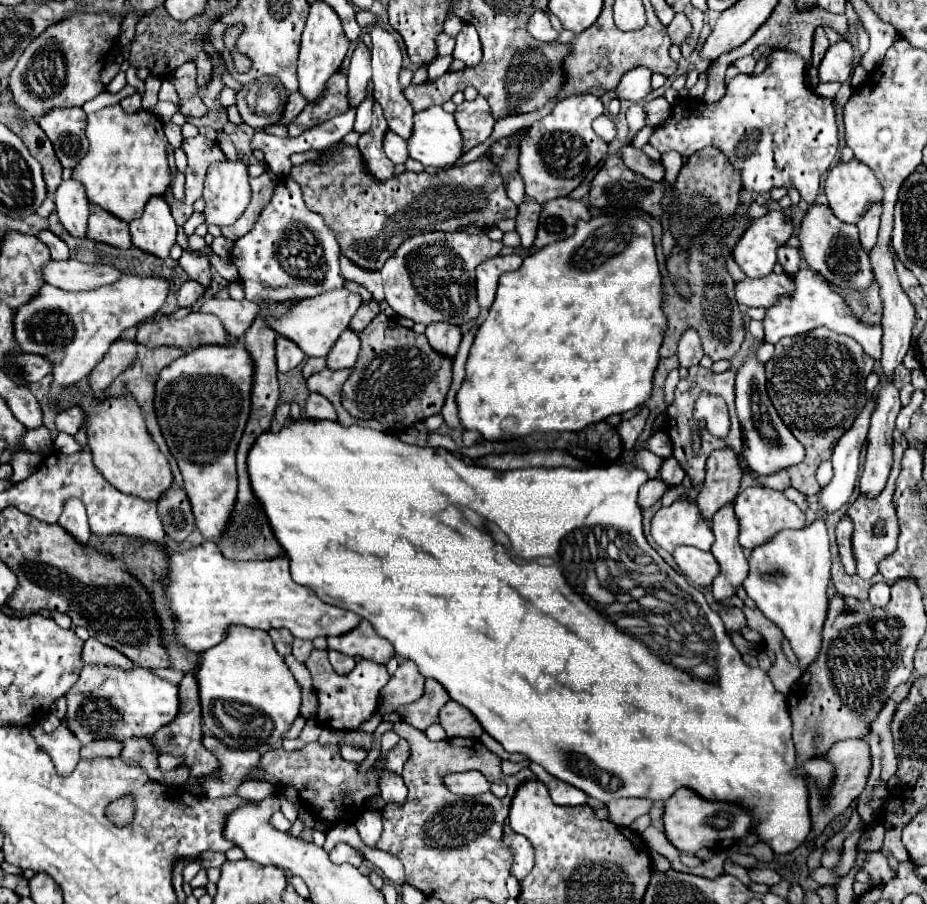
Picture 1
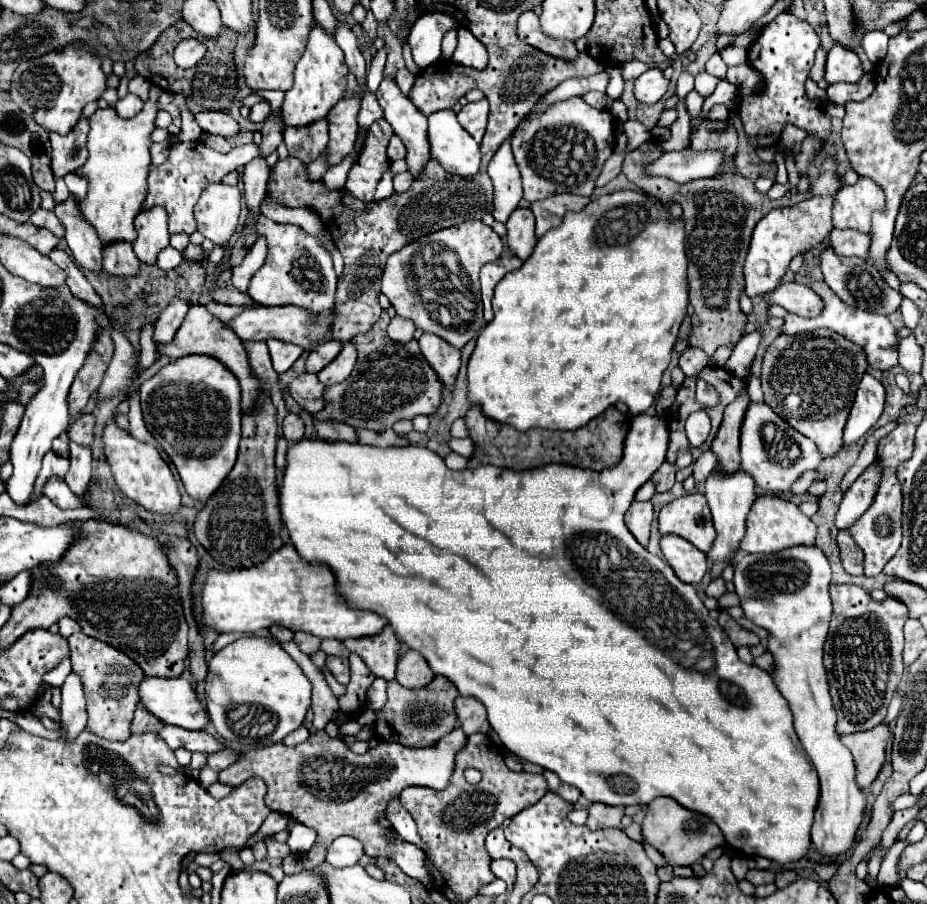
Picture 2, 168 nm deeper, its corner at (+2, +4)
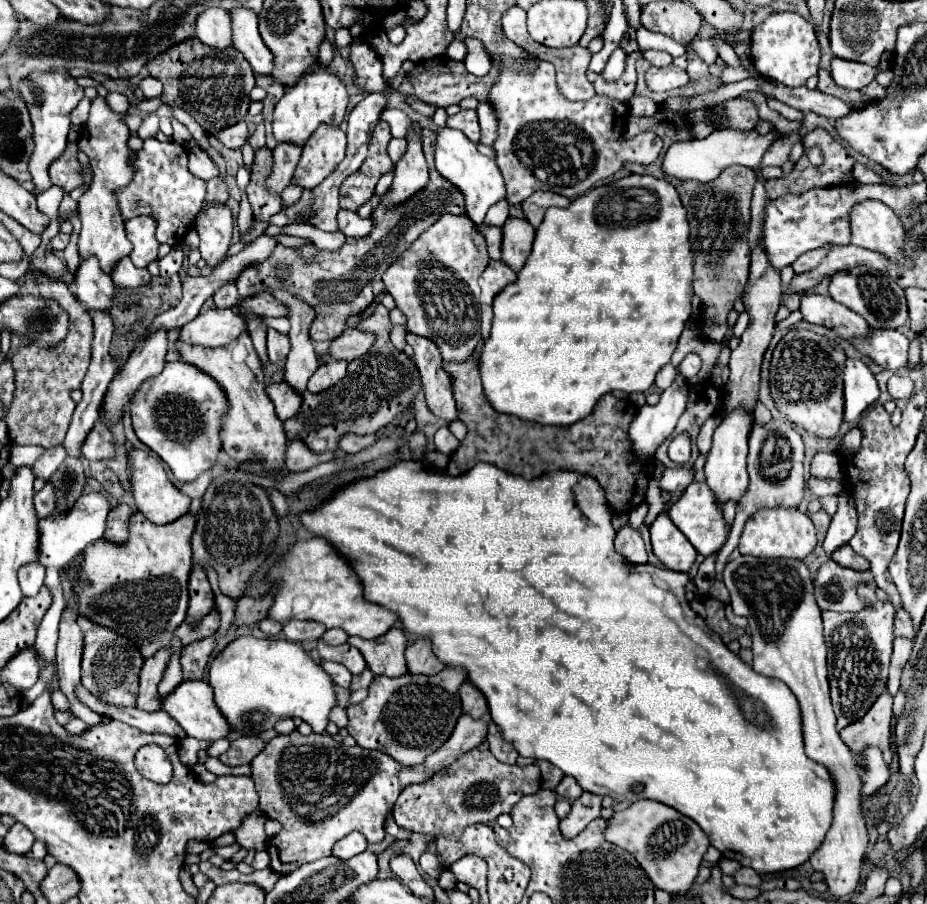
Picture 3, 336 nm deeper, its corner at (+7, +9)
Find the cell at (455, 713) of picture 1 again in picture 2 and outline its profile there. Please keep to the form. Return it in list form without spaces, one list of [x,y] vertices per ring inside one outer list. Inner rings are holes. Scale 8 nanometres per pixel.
[[[457,697],[455,699],[455,711],[457,711],[459,725],[467,735],[473,735],[479,731],[481,733],[489,731],[487,711],[481,705],[481,701],[477,701],[475,697]]]

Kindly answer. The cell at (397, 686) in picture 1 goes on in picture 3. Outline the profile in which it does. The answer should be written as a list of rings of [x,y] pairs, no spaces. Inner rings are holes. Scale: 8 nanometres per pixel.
[[[418,638],[414,644],[410,644],[404,652],[406,656],[406,666],[410,674],[436,674],[444,668],[436,656],[432,656],[430,650],[430,640]]]

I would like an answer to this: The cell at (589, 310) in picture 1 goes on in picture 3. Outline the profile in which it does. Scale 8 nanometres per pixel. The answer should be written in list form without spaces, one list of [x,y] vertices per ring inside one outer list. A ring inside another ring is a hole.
[[[626,176],[614,180],[608,186],[598,186],[578,196],[568,208],[548,208],[540,228],[536,230],[536,240],[532,254],[528,256],[524,268],[518,272],[518,280],[508,284],[494,298],[494,322],[490,336],[482,342],[480,350],[480,378],[484,386],[484,394],[494,410],[552,426],[570,426],[582,418],[586,418],[600,396],[622,390],[626,394],[646,392],[656,378],[656,372],[670,362],[672,352],[676,350],[676,342],[684,330],[684,322],[690,316],[690,300],[692,300],[692,250],[688,244],[688,220],[684,206],[680,204],[676,188],[654,176]]]

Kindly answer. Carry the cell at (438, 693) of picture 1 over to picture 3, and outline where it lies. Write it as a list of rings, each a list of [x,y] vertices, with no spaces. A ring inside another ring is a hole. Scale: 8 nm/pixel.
[[[444,668],[444,672],[434,676],[374,676],[366,700],[348,708],[348,732],[362,748],[388,752],[406,766],[420,764],[424,756],[442,746],[452,734],[462,714],[458,688],[464,680],[466,672],[460,668]]]

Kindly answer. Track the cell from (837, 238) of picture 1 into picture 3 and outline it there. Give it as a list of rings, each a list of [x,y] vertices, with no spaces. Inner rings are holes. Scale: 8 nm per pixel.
[[[856,266],[850,272],[836,272],[830,278],[830,296],[860,314],[872,328],[900,328],[908,320],[908,308],[904,290],[892,282],[892,278],[884,272],[876,272],[874,268]]]

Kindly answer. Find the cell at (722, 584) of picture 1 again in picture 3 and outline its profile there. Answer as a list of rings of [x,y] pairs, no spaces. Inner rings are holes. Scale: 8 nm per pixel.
[[[738,408],[730,416],[726,416],[714,432],[714,442],[704,464],[704,474],[706,474],[706,484],[714,492],[714,498],[720,508],[730,500],[738,502],[748,490],[750,480],[746,472],[746,454],[748,454],[748,432],[750,432],[752,422],[754,422],[754,416]]]

